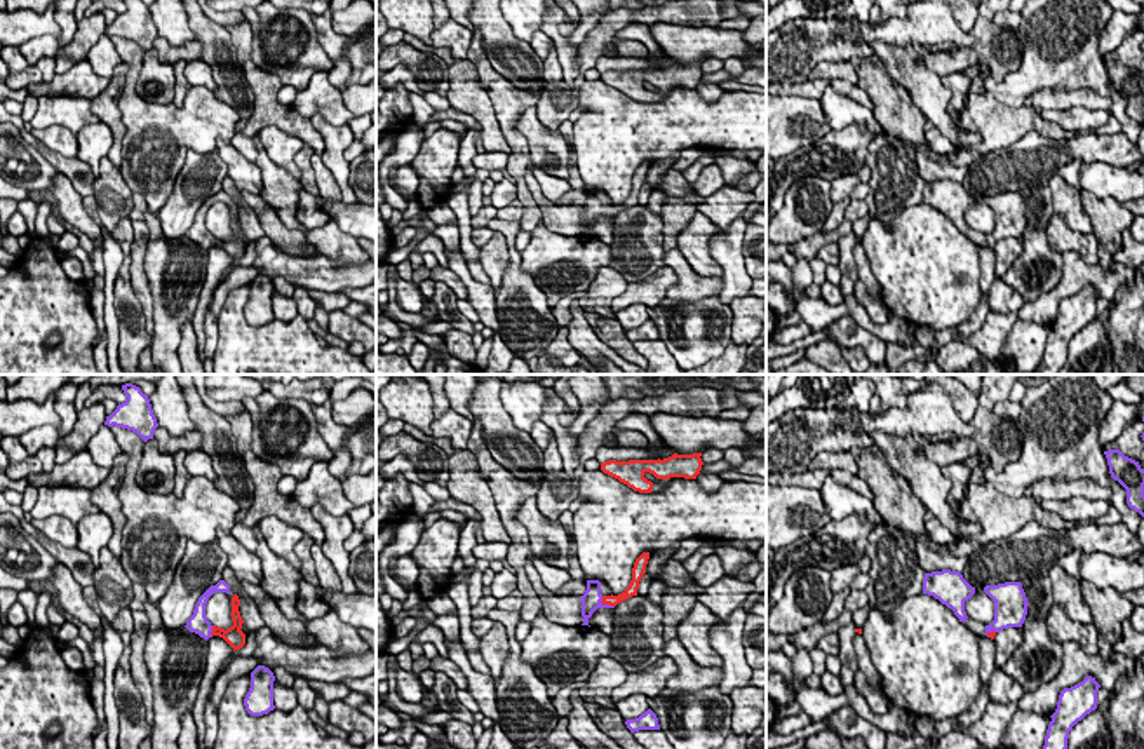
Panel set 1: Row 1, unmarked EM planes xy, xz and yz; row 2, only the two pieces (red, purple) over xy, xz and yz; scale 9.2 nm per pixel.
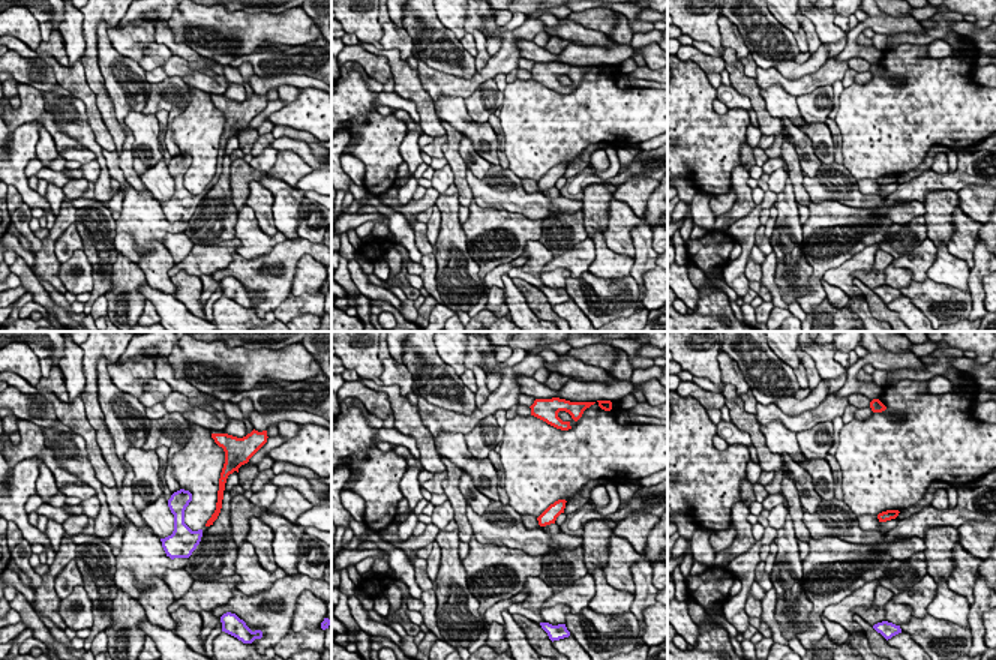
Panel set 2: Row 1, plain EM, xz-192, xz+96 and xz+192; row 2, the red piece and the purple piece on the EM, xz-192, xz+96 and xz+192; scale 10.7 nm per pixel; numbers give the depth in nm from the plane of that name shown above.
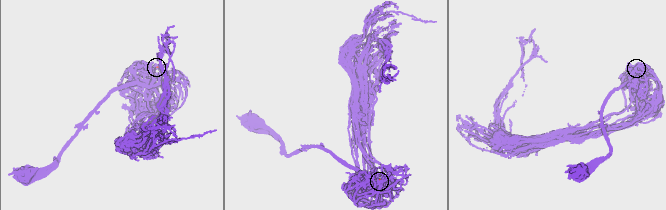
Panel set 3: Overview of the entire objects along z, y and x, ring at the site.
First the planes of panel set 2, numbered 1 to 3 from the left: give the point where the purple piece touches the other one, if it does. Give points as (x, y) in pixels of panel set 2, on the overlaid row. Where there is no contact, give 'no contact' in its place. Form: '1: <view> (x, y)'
1: no contact
2: no contact
3: no contact

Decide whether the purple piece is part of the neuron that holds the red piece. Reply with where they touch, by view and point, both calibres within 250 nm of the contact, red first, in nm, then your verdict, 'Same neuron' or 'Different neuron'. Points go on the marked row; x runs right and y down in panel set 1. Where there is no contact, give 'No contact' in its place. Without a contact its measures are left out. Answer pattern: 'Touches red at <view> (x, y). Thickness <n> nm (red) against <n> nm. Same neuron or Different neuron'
Touches red at xz (605, 603). Thickness 100 nm (red) against 180 nm. Same neuron

